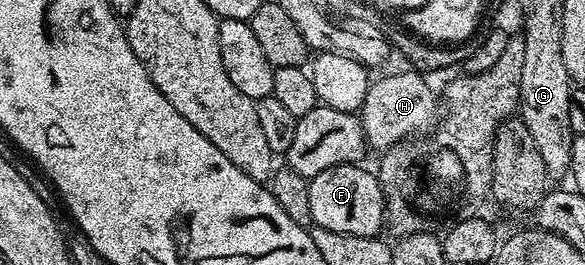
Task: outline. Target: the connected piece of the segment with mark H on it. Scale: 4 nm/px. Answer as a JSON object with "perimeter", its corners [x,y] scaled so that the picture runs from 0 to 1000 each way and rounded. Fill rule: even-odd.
{"perimeter":[[[701,264],[692,275],[656,283],[655,298],[636,306],[627,332],[624,377],[614,419],[622,532],[634,562],[658,574],[696,517],[733,494],[754,438],[754,392],[721,275]],[[667,555],[667,558],[665,558]]]}

